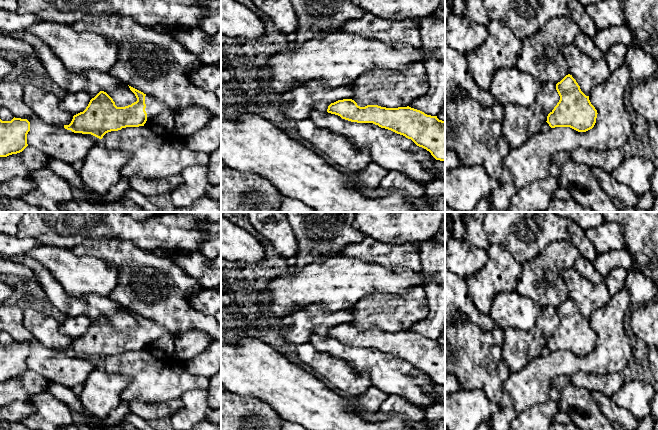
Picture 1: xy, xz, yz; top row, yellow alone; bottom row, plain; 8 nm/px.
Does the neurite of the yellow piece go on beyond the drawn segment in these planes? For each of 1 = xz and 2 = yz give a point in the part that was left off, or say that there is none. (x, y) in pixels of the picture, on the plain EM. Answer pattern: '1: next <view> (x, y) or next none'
1: next none
2: next none

